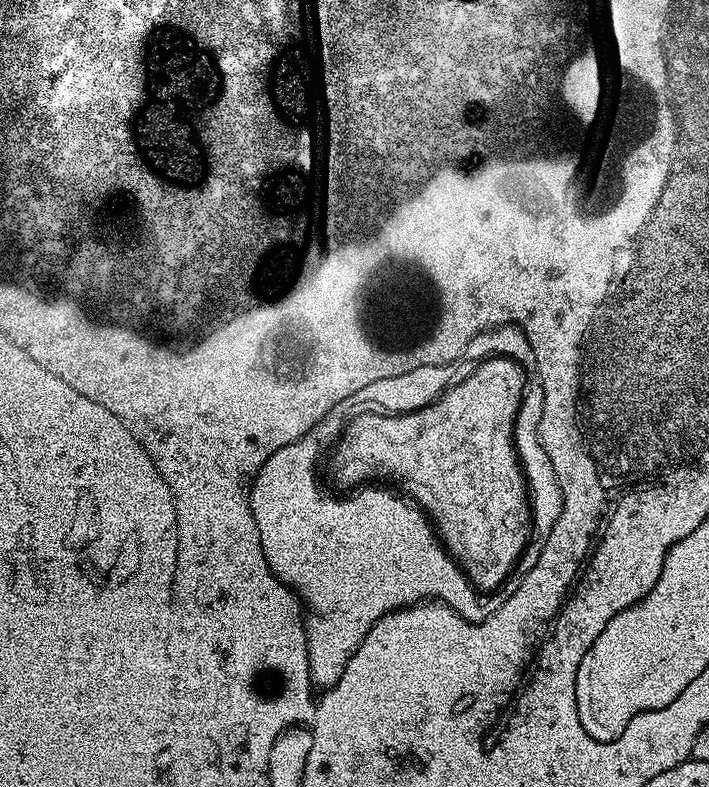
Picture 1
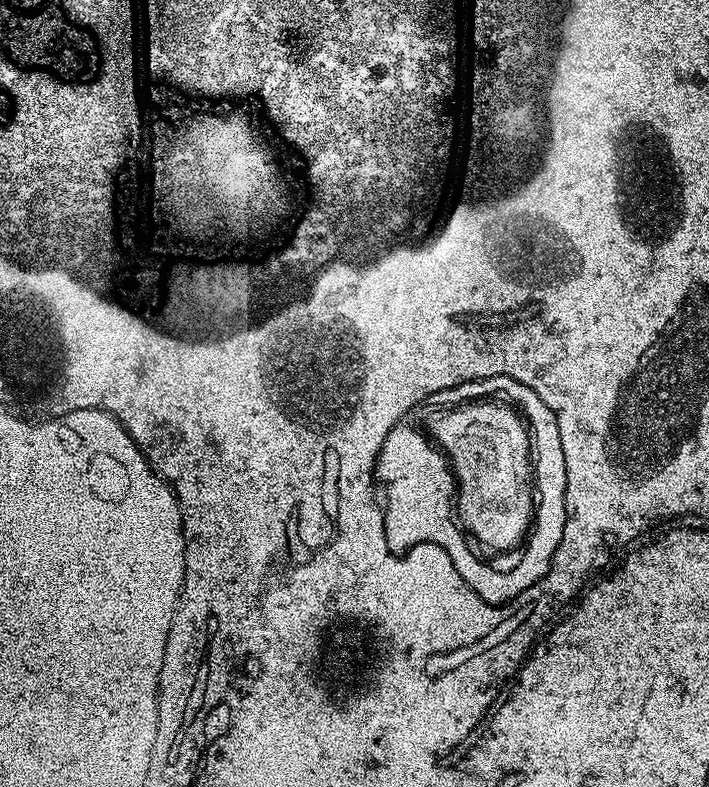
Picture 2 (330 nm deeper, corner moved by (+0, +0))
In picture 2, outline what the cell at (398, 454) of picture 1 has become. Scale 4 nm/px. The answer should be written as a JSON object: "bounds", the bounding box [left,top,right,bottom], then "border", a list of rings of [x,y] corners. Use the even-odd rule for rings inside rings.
{"bounds":[436,408,528,548],"border":[[[464,408],[464,412],[456,412],[456,416],[447,416],[444,412],[444,420],[436,424],[436,436],[440,436],[440,444],[452,452],[452,460],[456,460],[456,472],[460,472],[460,508],[464,508],[464,520],[472,524],[472,532],[480,536],[480,540],[488,540],[488,544],[496,544],[496,548],[506,548],[516,540],[516,536],[526,534],[524,520],[528,520],[528,468],[524,468],[524,432],[520,432],[522,424],[516,424],[504,408]]]}

